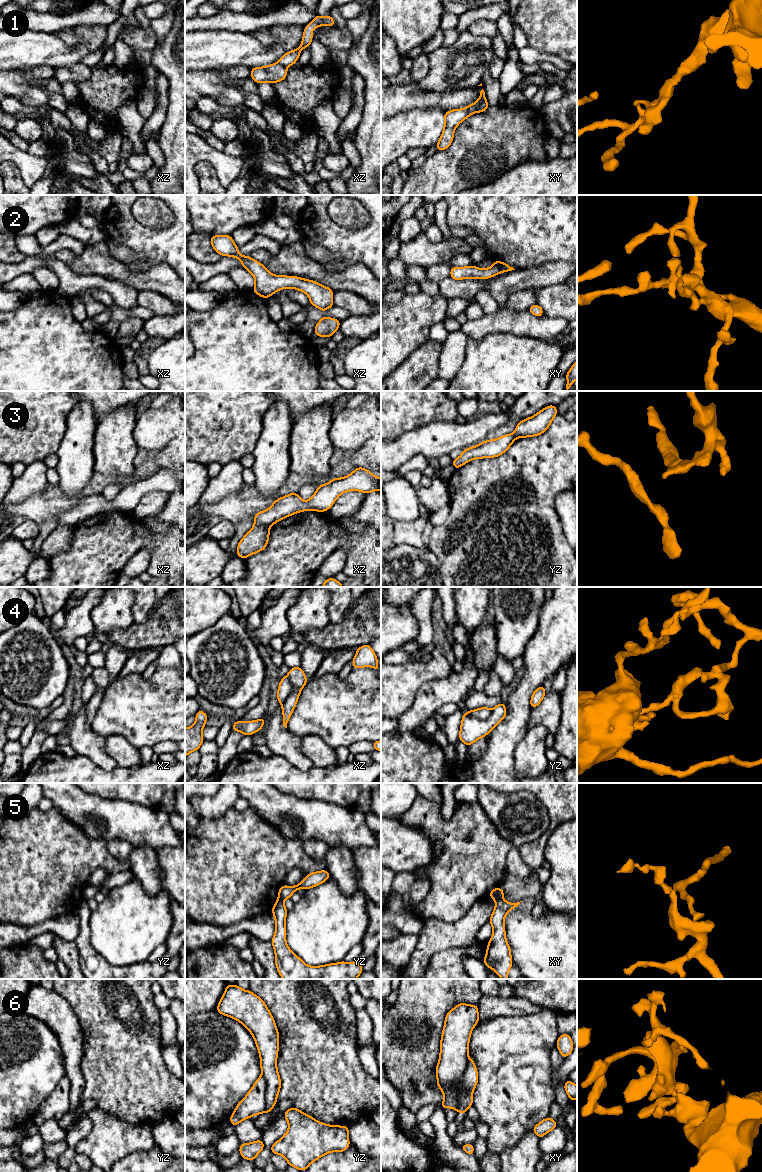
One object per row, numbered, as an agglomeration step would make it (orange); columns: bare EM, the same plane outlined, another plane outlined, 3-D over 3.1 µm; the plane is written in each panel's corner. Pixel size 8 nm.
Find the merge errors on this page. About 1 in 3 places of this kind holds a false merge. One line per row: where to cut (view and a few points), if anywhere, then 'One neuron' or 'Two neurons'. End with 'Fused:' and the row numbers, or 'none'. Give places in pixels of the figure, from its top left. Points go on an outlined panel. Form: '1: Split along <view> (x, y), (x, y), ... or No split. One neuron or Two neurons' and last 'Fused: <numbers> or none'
1: Split along xy (485, 99), (477, 106), (475, 111). Two neurons
2: No split. One neuron
3: Split along xz (254, 524), (268, 526). Two neurons
4: Split along yz (492, 710), (491, 714), (485, 719), (477, 719), (467, 712). Two neurons
5: Split along xy (502, 897), (496, 901). Two neurons
6: Split along xy (467, 1057), (467, 1065), (458, 1082), (454, 1086), (443, 1087). Two neurons
Fused: 1, 3, 4, 5, 6

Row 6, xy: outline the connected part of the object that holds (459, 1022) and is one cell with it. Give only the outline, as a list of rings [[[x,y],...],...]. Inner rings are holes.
[[[459,1003],[445,1017],[436,1077],[445,1087],[455,1087],[467,1066],[472,1029],[478,1024],[478,1005]]]

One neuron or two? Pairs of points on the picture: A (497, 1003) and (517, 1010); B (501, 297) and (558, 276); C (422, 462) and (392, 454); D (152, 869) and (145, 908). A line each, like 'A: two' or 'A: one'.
A: one
B: one
C: two
D: two

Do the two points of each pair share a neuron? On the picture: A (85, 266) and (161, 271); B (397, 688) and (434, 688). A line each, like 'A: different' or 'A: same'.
A: same
B: different

